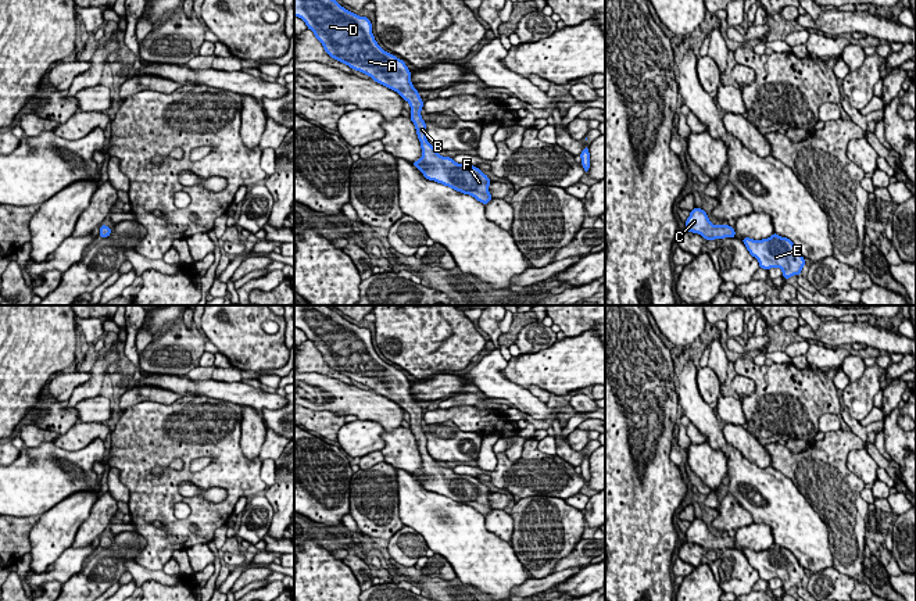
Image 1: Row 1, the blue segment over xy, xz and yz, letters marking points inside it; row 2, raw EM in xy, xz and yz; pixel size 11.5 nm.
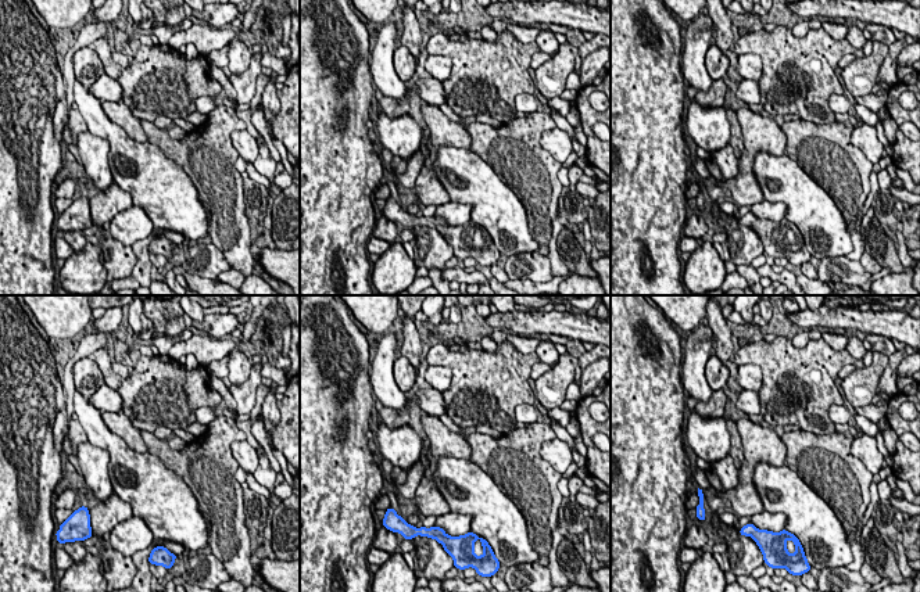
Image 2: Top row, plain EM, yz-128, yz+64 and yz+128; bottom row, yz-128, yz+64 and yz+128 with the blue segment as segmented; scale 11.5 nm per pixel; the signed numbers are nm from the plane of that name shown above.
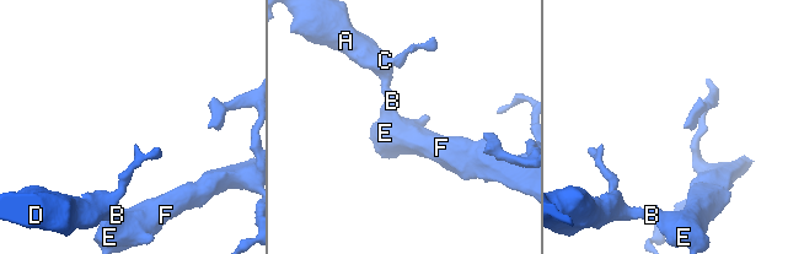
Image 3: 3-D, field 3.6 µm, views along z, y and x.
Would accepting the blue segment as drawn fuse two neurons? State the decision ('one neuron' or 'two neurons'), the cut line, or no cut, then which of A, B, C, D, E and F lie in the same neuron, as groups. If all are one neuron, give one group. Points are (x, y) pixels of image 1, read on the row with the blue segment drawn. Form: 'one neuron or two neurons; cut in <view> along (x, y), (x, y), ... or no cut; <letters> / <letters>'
one neuron; no cut; A B C D E F

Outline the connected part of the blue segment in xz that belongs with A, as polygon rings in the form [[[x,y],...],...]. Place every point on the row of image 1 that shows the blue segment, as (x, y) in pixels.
[[[294,0],[294,17],[305,22],[332,58],[371,76],[409,103],[409,118],[422,149],[422,157],[412,165],[426,179],[469,194],[484,205],[493,198],[487,175],[475,165],[457,164],[440,155],[426,140],[426,124],[421,115],[423,101],[411,82],[411,71],[402,60],[378,44],[369,18],[346,10],[336,0]]]

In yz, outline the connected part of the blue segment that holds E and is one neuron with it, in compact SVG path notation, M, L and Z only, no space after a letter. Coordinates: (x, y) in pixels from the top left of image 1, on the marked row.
M772 233L770 237L758 242L749 237L743 237L741 240L749 254L758 260L759 268L769 271L777 266L781 269L784 279L801 275L805 266L805 258L799 254L794 243L777 233Z

